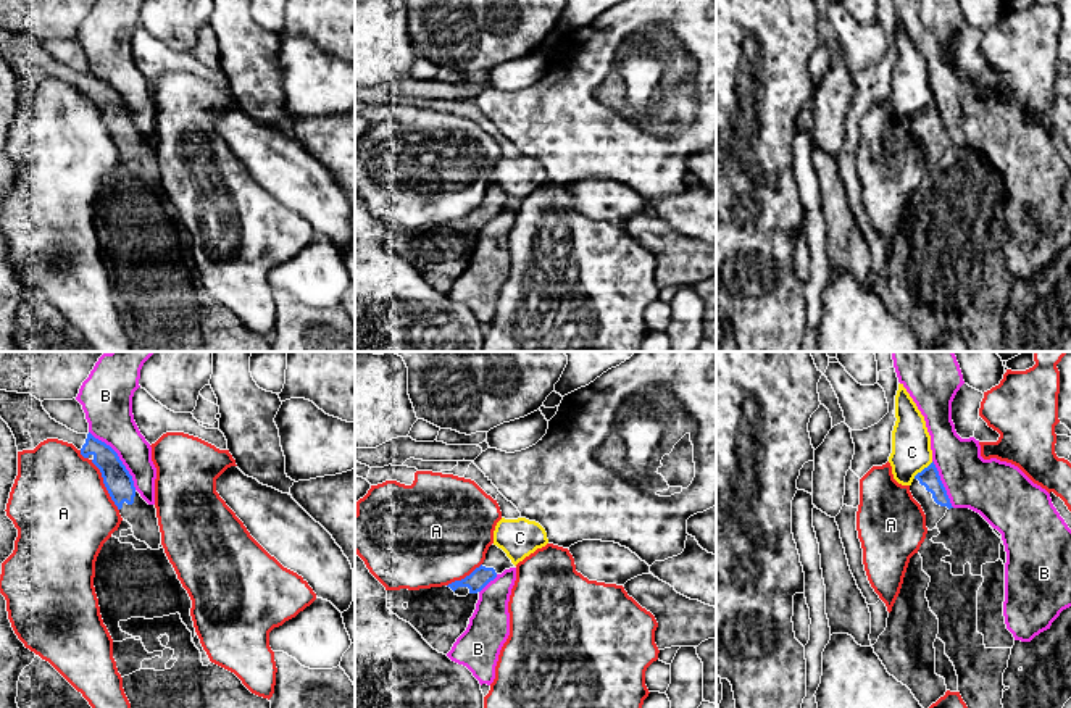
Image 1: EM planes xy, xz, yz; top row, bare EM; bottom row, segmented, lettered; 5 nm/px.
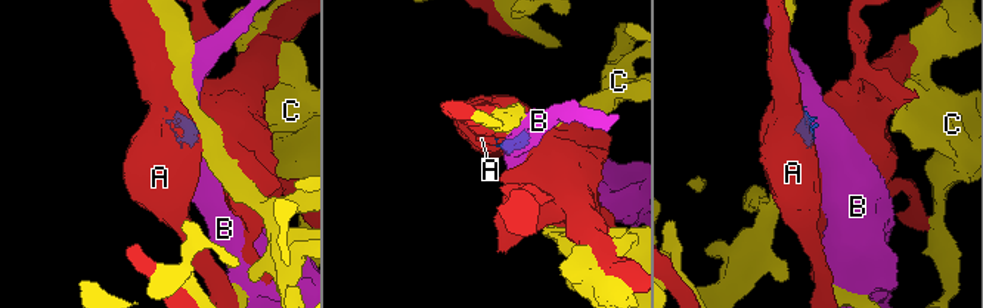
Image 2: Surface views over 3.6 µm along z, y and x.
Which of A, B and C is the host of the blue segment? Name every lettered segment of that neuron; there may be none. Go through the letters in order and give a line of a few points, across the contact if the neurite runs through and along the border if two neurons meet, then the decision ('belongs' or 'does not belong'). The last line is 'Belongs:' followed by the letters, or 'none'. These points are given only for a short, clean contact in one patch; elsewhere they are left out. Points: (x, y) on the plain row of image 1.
A: does not belong
B: xy (89, 70), (116, 92), (136, 128) | does not belong
C: yz (933, 100), (913, 116) | does not belong
Belongs: none

